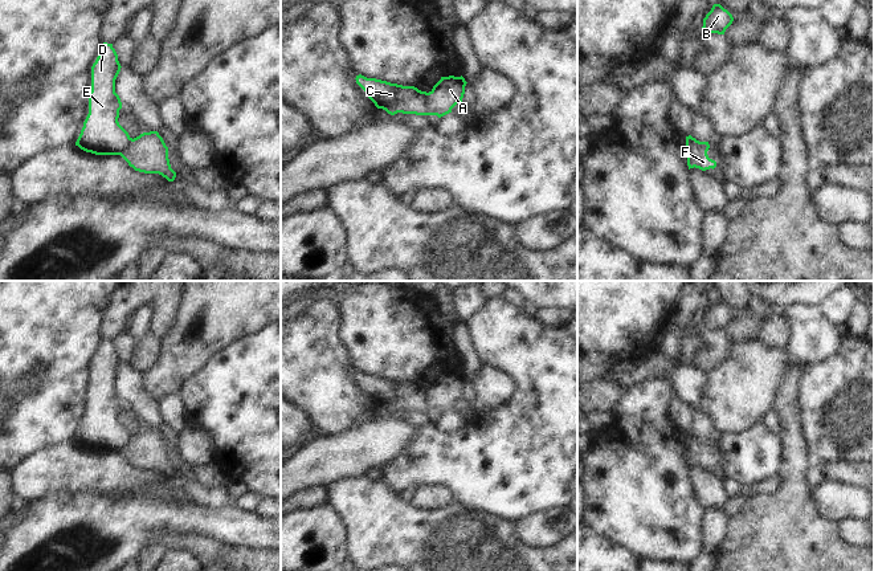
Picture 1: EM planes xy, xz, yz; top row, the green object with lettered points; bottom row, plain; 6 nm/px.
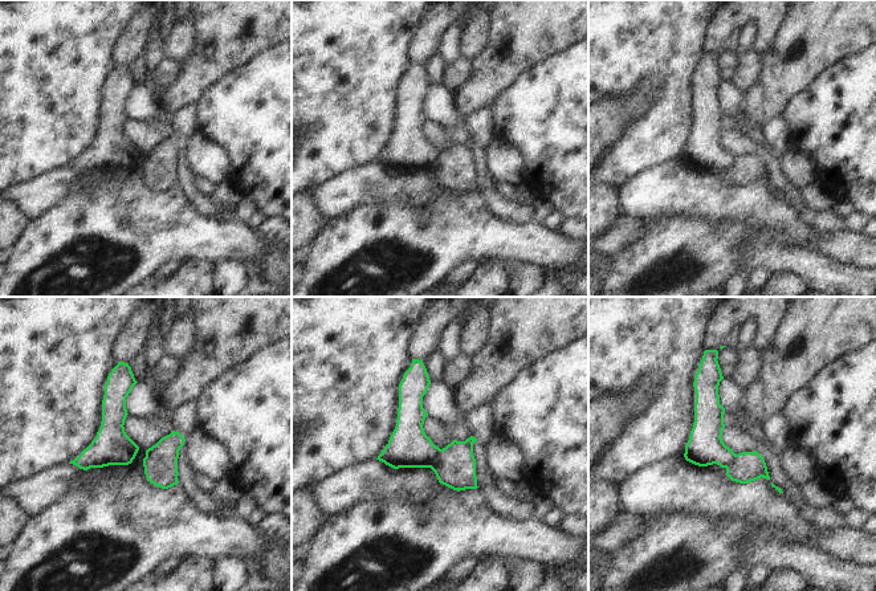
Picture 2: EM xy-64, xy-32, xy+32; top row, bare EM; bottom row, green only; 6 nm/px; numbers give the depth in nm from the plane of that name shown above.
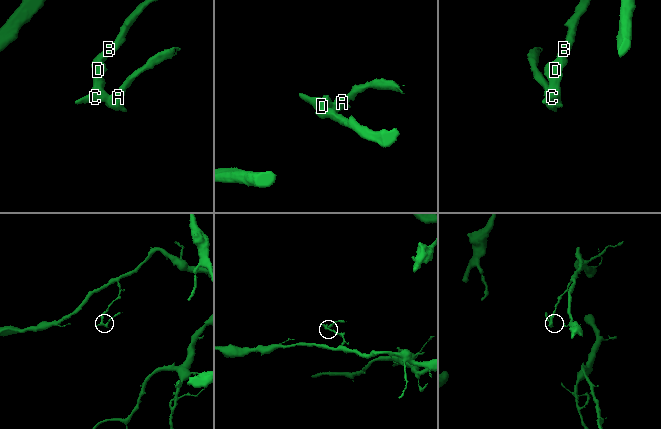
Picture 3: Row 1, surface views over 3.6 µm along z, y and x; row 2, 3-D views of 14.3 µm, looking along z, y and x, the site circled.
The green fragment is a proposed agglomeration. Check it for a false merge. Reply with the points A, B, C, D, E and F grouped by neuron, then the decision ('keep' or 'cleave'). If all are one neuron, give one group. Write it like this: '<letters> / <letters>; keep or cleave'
A F / B C D E; cleave

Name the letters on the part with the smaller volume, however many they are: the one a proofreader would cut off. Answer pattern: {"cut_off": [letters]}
{"cut_off": ["A", "F"]}

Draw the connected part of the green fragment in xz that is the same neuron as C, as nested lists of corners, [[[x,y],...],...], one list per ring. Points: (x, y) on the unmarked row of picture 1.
[[[362,371],[356,372],[355,376],[375,403],[391,412],[397,409],[430,412],[426,388],[421,388],[414,383],[403,383],[376,375],[367,375]]]

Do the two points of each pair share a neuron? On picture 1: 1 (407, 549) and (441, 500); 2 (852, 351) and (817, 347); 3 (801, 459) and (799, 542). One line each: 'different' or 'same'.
1: different
2: different
3: same

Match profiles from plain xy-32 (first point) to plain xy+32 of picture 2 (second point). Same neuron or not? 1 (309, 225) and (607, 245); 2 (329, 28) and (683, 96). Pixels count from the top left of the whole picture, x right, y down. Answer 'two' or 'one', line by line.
1: two
2: one

